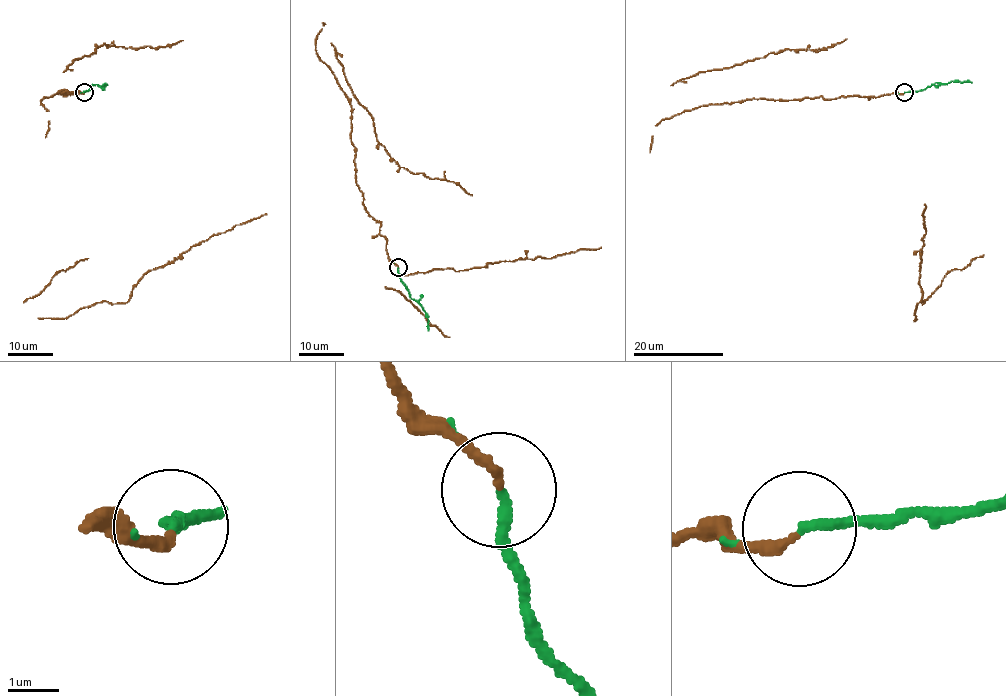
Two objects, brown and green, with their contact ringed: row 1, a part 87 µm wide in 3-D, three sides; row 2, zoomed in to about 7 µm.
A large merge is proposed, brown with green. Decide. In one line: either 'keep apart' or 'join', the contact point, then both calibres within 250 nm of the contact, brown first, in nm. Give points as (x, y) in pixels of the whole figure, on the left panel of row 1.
join; at (84, 92); 180 nm thick on the brown side, 130 nm on the other

